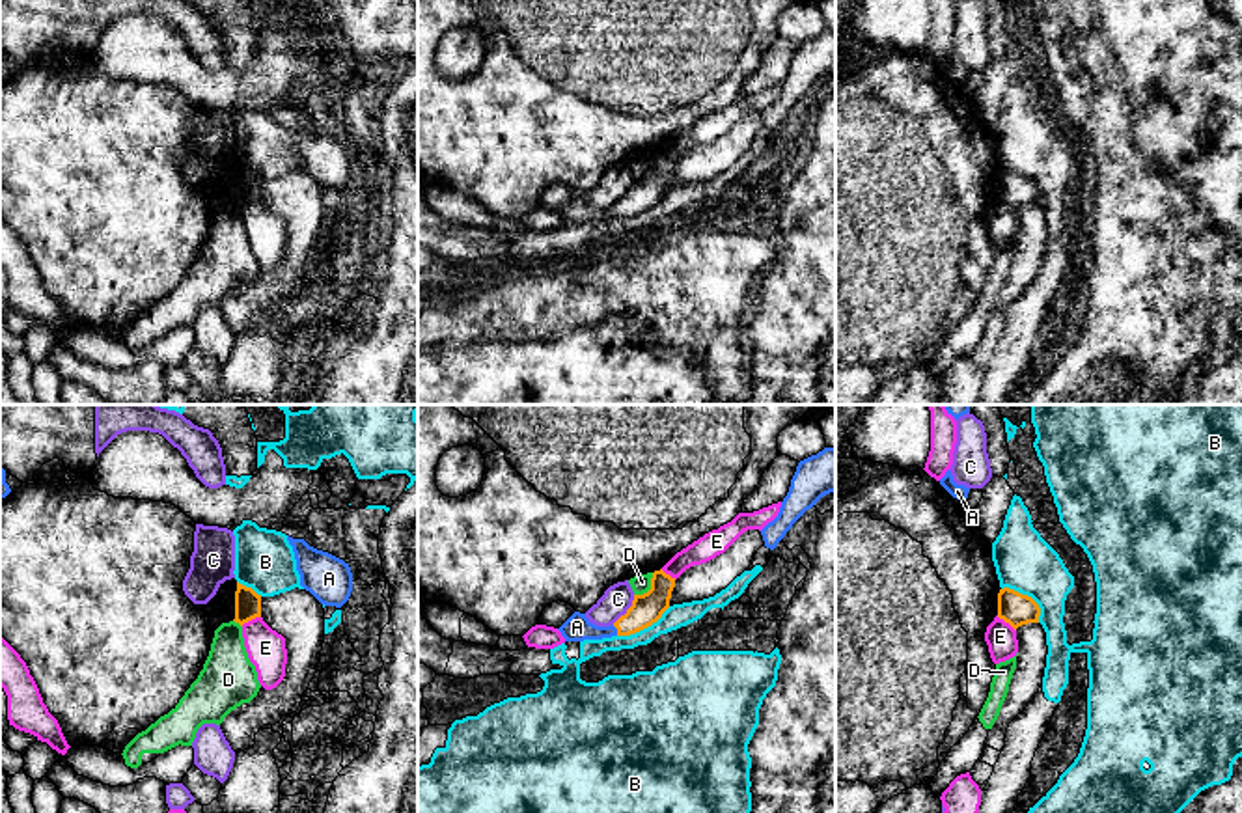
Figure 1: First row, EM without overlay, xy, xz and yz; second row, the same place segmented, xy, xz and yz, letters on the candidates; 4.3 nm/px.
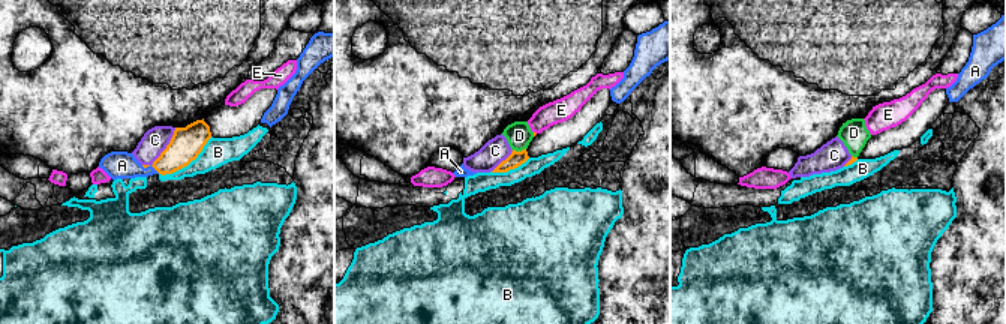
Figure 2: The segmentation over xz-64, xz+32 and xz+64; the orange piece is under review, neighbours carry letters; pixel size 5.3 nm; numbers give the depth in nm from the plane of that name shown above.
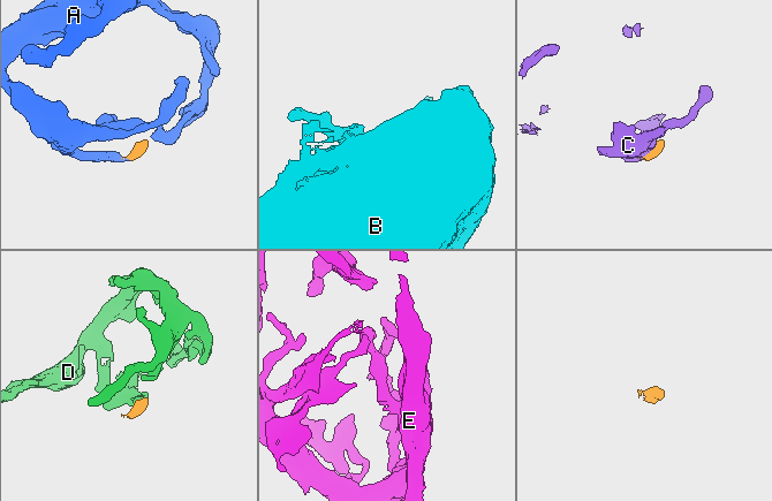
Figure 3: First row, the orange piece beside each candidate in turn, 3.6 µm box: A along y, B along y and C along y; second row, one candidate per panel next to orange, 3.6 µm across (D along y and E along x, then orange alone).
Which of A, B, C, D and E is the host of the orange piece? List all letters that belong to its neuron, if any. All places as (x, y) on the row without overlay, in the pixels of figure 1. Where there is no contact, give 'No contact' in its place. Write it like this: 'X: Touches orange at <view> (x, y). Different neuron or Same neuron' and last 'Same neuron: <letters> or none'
A: Touches orange at xz (618, 213). Same neuron
B: Touches orange at xz (644, 209). Different neuron
C: Touches orange at xz (627, 192). Different neuron
D: Touches orange at xz (651, 170). Different neuron
E: Touches orange at xy (250, 202). Different neuron
Same neuron: A

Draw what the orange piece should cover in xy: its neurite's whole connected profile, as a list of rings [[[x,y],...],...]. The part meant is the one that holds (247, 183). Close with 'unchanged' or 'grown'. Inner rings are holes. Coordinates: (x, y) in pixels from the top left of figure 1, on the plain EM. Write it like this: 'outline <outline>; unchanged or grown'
outline [[[237,164],[233,203],[242,209],[255,200],[261,200],[261,177]]]; unchanged

